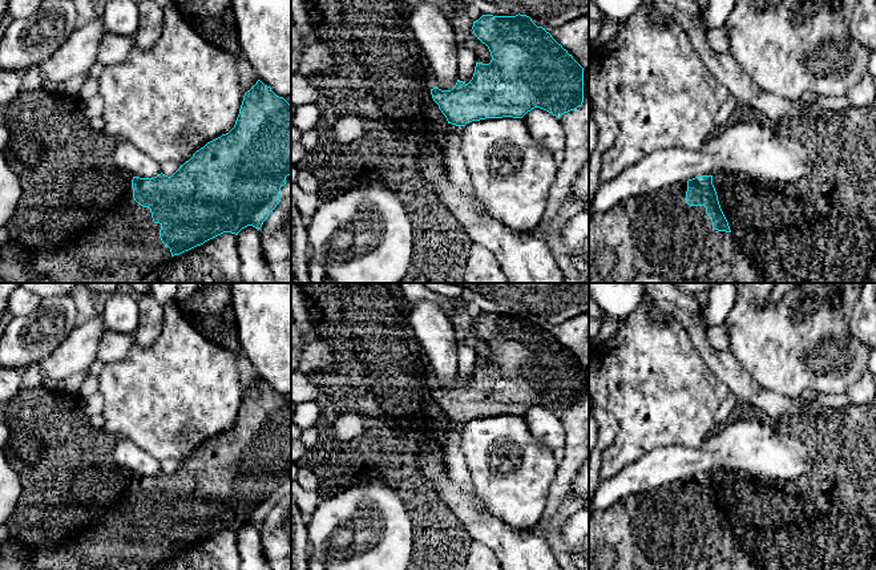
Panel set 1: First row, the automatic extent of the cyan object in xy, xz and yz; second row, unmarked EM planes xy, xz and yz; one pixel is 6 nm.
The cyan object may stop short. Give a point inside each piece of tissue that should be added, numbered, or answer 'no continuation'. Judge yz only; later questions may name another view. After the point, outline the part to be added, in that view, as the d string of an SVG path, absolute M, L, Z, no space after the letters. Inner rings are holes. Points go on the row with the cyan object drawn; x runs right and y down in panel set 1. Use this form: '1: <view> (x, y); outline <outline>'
1: yz (659, 234); outline M687 181L677 182L659 189L657 193L642 197L630 197L615 205L606 213L596 213L589 219L589 283L631 283L633 279L646 272L649 275L659 275L666 279L702 279L715 266L728 262L734 255L734 238L731 233L718 231L712 227L711 218L706 214L705 206L690 206L686 203Z

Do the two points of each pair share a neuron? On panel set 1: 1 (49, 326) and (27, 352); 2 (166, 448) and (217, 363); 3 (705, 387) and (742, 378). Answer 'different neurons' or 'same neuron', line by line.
1: same neuron
2: same neuron
3: different neurons

